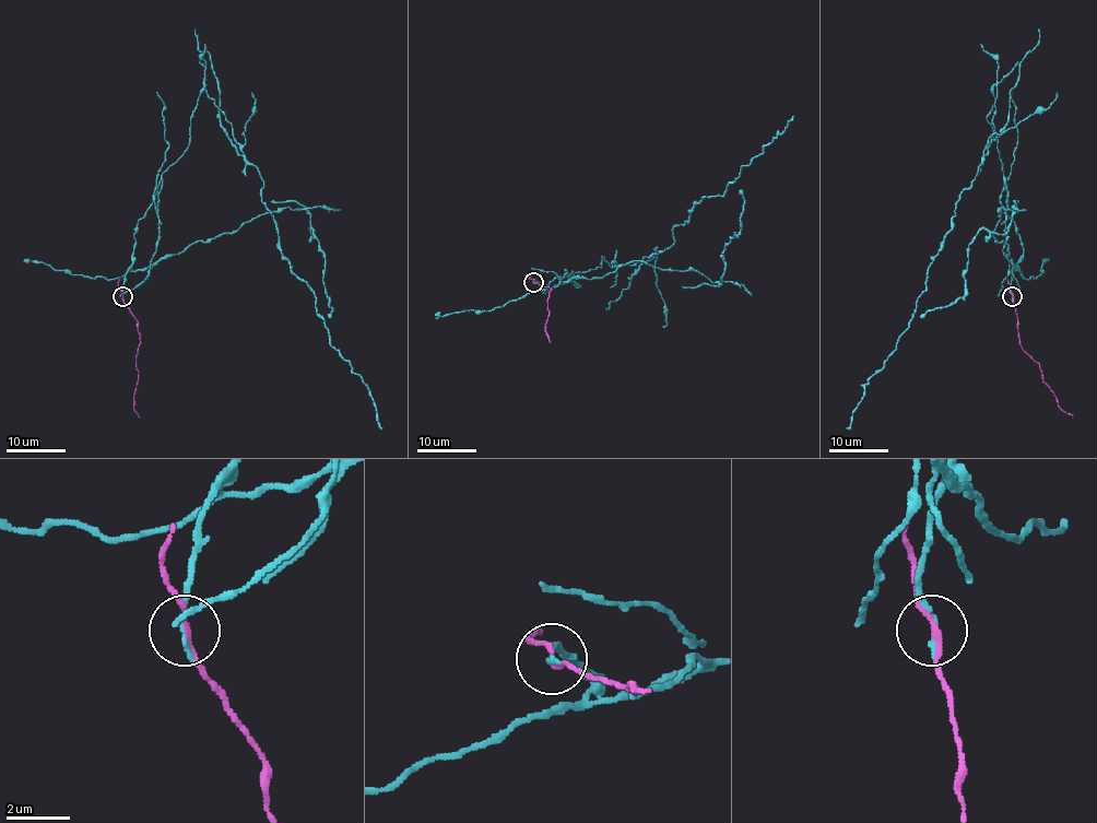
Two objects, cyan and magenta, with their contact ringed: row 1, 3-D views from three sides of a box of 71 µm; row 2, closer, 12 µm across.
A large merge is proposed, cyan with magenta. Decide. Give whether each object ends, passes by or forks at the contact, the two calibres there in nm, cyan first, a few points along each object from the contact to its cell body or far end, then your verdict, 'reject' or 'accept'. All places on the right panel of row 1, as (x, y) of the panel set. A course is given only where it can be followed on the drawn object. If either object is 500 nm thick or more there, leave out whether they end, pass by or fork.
cyan ends there; magenta passes by; 180 nm thick on the cyan side, 170 nm on the other; cyan runs (1013, 296), (1023, 244), (987, 120), (994, 85), (982, 163), (848, 430); magenta runs (1013, 296), (1018, 344), (1039, 365), (1042, 381), (1058, 404), (1072, 418); reject

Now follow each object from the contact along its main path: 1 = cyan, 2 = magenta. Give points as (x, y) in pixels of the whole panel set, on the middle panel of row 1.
1: (533, 282), (545, 293), (602, 257), (618, 267), (663, 253), (793, 118)
2: (533, 282), (551, 289), (545, 324), (545, 333), (551, 342)

